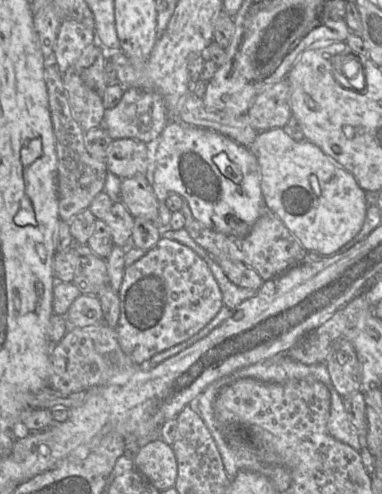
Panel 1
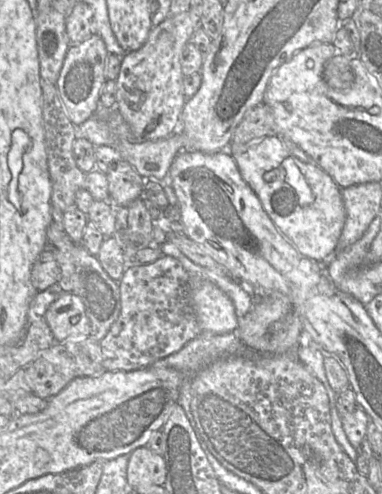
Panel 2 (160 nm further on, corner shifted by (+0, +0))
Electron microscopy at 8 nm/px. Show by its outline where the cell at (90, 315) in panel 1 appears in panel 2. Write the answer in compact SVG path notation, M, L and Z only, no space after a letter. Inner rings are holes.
M63 292L50 305L44 318L56 342L67 341L71 338L86 338L91 331L84 304L72 293Z

